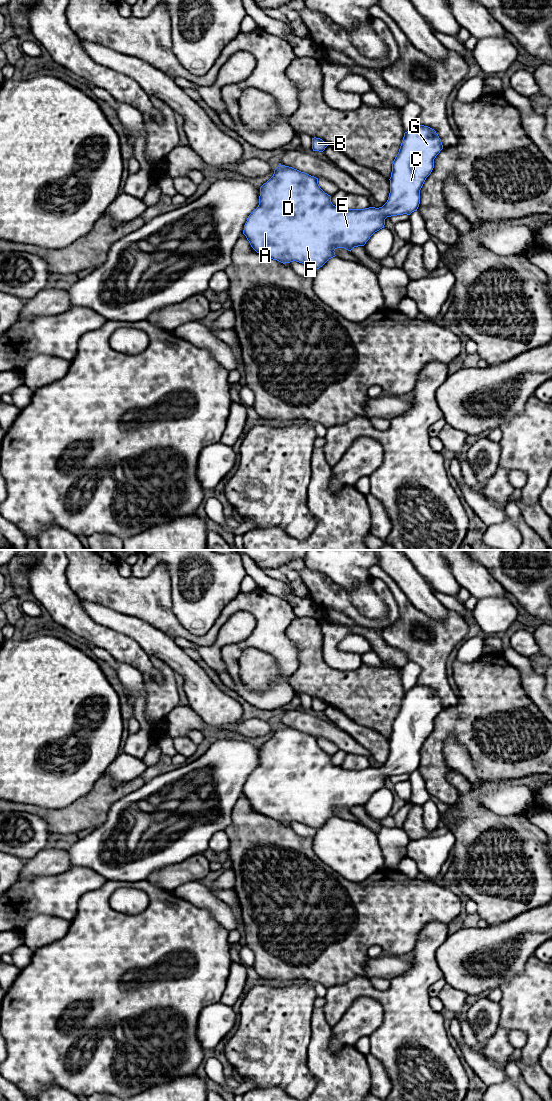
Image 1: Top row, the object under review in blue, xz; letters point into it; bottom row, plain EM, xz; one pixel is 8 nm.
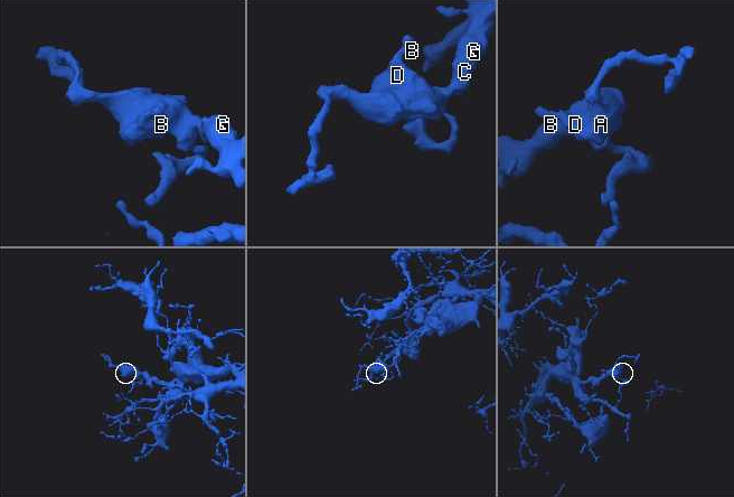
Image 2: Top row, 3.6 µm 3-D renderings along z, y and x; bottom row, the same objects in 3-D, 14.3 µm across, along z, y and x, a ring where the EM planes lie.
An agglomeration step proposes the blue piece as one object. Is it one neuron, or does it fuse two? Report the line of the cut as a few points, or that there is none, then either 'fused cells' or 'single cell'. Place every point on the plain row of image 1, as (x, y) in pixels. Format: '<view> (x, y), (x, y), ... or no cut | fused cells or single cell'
no cut | single cell

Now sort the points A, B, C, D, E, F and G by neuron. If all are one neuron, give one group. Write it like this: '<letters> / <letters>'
A B C D E F G

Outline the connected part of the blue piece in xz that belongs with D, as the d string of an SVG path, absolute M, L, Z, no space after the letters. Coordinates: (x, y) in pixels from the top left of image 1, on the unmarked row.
M416 684L405 692L399 712L392 724L388 760L379 768L344 769L341 766L335 766L331 762L331 756L320 748L318 738L279 724L273 736L260 747L259 765L248 776L243 794L251 807L259 814L283 824L296 821L319 829L329 819L336 816L334 811L337 808L344 808L351 812L354 807L364 806L375 792L384 788L387 777L410 775L417 771L420 764L420 750L434 728L434 719L442 709L443 705L438 694L428 686Z

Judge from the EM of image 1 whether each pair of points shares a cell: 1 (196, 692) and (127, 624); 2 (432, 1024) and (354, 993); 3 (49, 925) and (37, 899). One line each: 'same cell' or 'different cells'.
1: same cell
2: same cell
3: different cells

